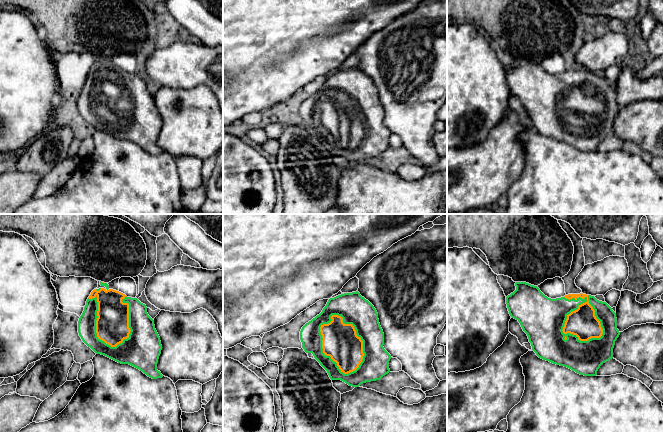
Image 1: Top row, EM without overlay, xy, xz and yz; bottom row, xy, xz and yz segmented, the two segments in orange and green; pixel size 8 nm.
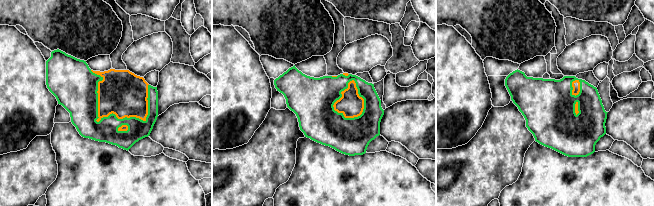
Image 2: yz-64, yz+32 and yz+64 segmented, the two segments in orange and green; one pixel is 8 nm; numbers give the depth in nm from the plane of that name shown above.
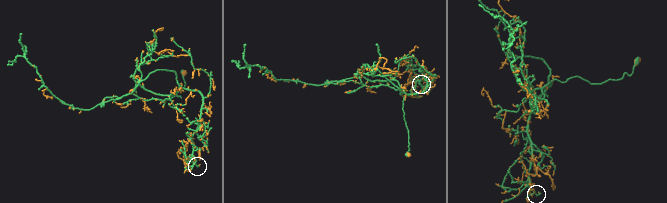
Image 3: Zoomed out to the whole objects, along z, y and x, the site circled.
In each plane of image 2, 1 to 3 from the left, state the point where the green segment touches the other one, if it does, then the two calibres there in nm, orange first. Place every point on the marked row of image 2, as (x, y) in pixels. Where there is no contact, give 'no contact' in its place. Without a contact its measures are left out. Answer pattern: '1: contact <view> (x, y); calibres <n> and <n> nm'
1: contact yz-64 (98, 115); calibres 340 and 320 nm
2: contact yz+32 (339, 99); calibres 190 and 360 nm
3: contact yz+64 (579, 88); calibres 60 and 360 nm

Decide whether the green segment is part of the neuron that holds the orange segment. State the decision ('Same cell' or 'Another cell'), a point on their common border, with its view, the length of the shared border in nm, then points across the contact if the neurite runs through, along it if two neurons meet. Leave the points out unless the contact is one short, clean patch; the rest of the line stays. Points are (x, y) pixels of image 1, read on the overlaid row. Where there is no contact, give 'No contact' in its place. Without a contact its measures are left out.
Same cell. Touches orange at yz (592, 307). Shared border 440 nm

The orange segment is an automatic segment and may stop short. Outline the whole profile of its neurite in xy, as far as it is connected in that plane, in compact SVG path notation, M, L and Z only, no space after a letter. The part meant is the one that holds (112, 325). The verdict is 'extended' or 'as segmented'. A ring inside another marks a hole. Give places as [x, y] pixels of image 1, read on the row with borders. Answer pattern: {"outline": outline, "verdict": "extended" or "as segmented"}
{"outline": "M100 281L100 285L101 288L91 292L78 321L78 333L82 341L96 354L129 364L152 379L162 378L163 375L157 370L162 345L146 305L137 298L110 289L107 283Z", "verdict": "extended"}

